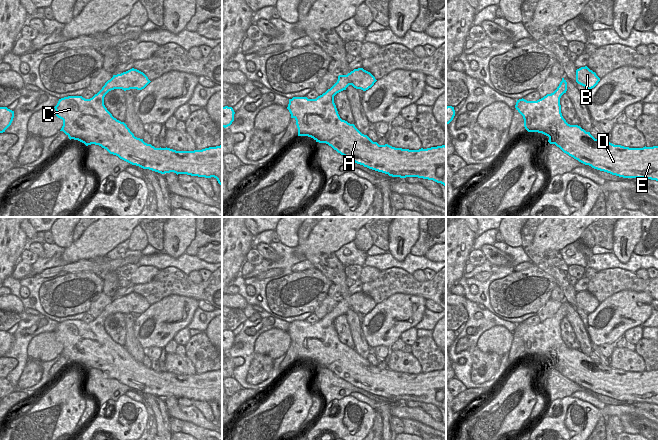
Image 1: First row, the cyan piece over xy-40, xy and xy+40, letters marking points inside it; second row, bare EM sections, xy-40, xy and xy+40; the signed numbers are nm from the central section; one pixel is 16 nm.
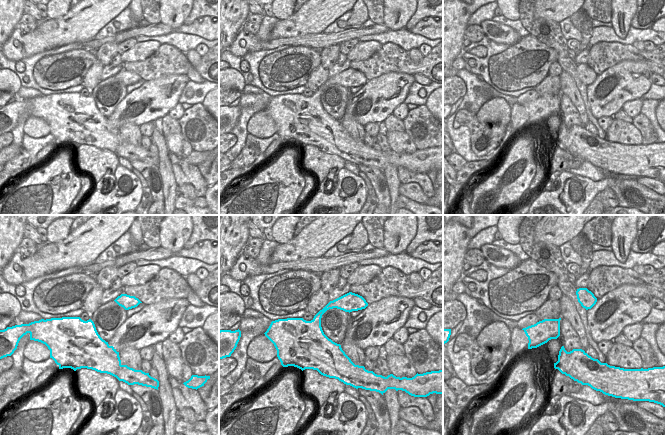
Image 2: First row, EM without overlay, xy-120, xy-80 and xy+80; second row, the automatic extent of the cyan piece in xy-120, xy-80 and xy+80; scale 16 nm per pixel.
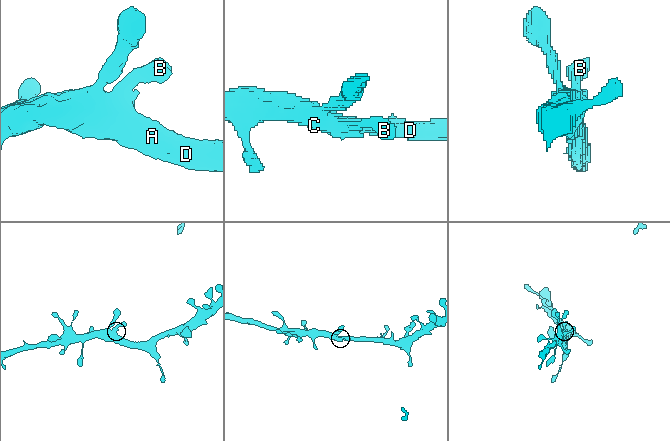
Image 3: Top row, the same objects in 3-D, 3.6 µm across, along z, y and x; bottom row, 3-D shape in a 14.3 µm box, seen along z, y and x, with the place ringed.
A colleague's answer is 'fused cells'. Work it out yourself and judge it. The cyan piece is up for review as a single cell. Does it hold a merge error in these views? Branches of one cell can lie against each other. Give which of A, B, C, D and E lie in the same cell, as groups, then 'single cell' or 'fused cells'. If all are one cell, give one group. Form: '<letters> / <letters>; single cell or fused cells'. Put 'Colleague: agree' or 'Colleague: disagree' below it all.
A B C D E; single cell
Colleague: disagree

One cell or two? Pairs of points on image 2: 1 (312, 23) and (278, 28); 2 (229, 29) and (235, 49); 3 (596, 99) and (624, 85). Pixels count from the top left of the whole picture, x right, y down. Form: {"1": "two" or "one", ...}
{"1": "one", "2": "two", "3": "one"}

